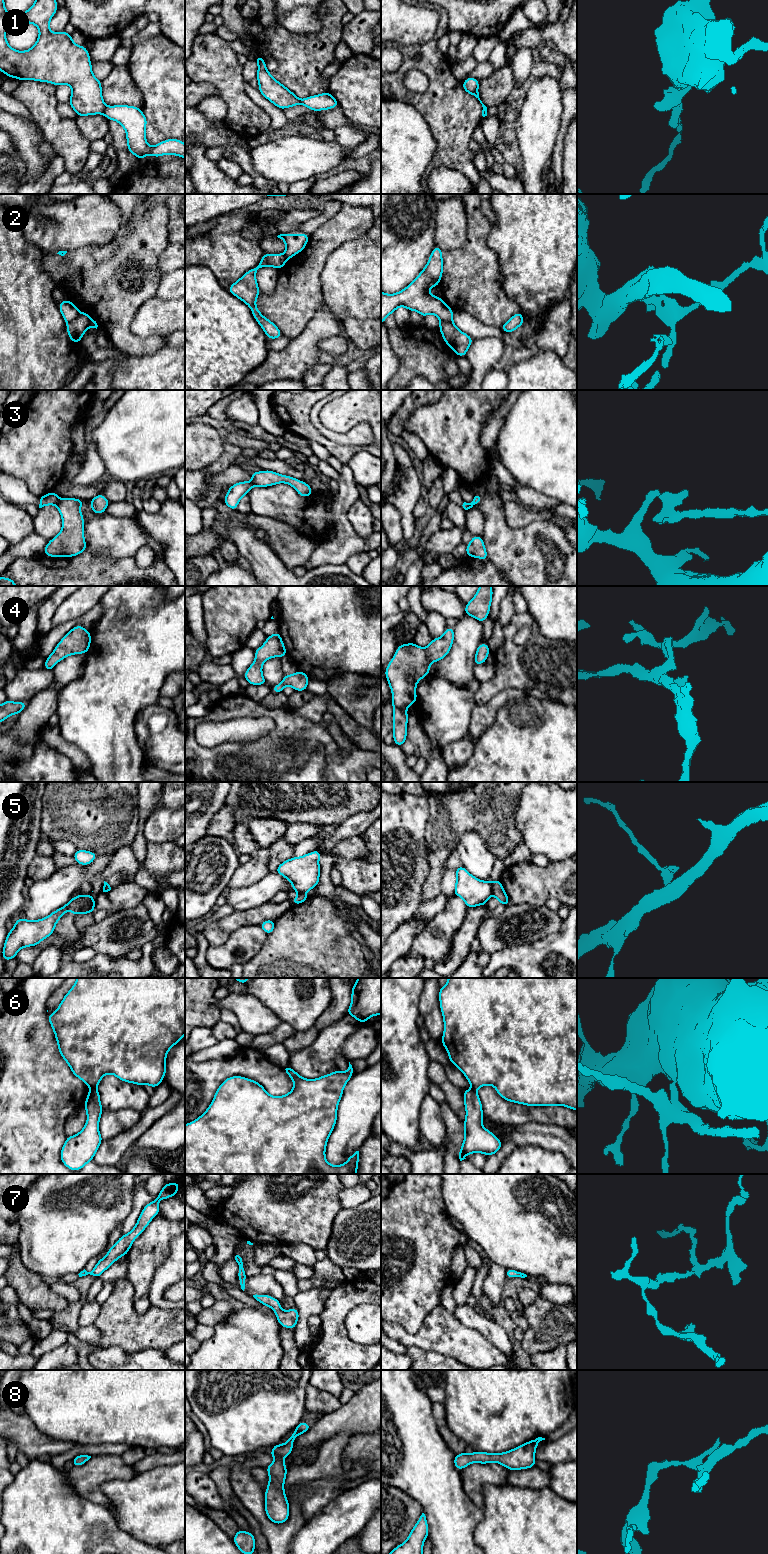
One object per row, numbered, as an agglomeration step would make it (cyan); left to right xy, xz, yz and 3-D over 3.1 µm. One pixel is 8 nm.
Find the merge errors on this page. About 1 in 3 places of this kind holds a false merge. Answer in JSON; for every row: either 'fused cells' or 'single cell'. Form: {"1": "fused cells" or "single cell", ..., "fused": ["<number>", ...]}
{"1": "fused cells", "2": "fused cells", "3": "fused cells", "4": "single cell", "5": "fused cells", "6": "fused cells", "7": "single cell", "8": "single cell", "fused": ["1", "2", "3", "5", "6"]}

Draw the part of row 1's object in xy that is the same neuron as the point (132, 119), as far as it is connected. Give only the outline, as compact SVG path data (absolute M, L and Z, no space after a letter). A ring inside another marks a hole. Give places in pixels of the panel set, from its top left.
M107 106L103 114L109 120L116 120L125 129L128 150L137 158L142 160L147 155L160 157L171 154L185 159L185 144L179 139L167 139L153 147L147 144L147 119L139 107Z

